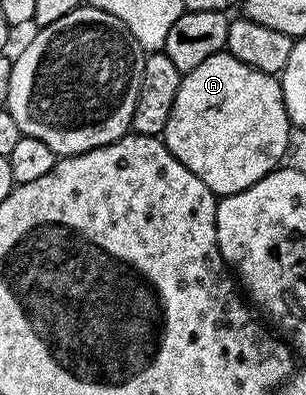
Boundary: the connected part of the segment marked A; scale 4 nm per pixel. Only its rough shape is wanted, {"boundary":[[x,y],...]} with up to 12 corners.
{"boundary":[[221,51],[162,140],[220,197],[281,164],[279,80]]}

